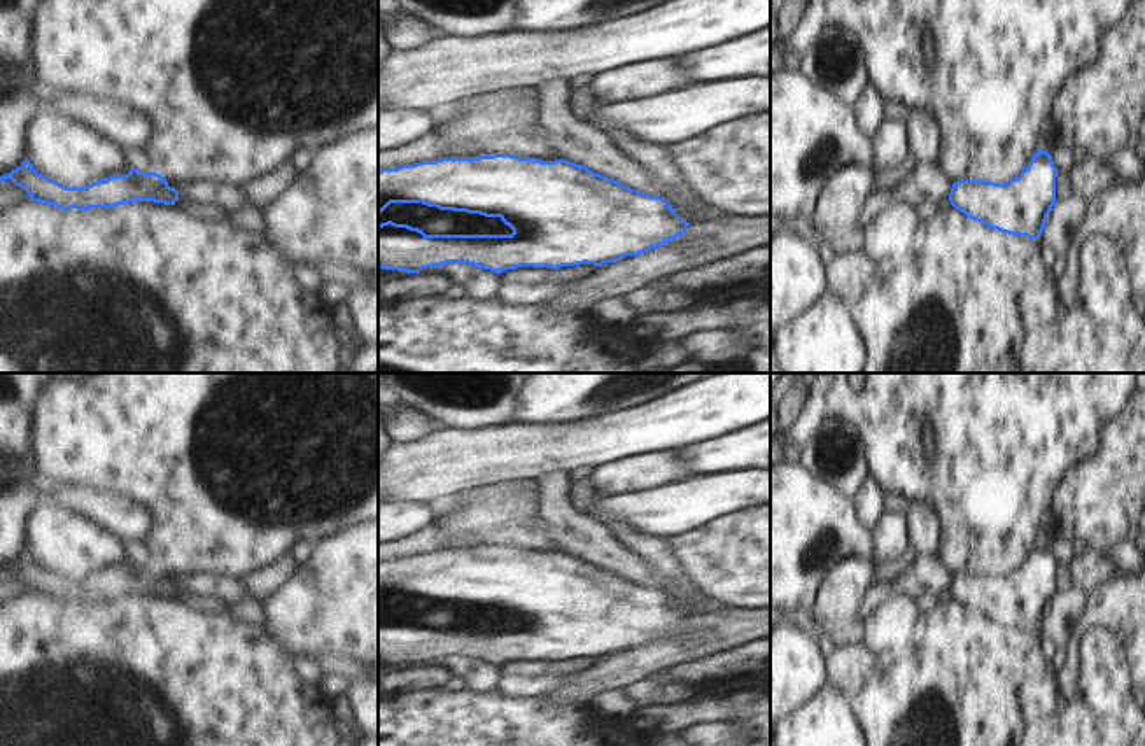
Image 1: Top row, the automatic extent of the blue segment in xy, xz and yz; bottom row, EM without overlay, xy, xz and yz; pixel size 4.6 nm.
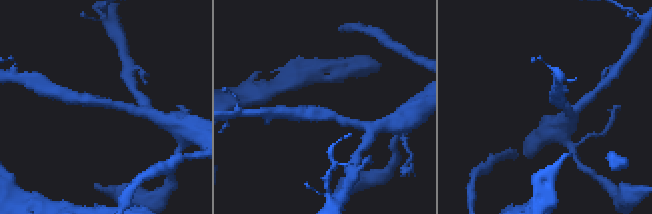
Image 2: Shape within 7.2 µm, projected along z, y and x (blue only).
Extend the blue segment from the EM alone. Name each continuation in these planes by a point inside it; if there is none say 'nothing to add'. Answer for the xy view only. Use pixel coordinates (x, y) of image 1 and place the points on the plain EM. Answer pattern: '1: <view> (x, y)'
nothing to add

